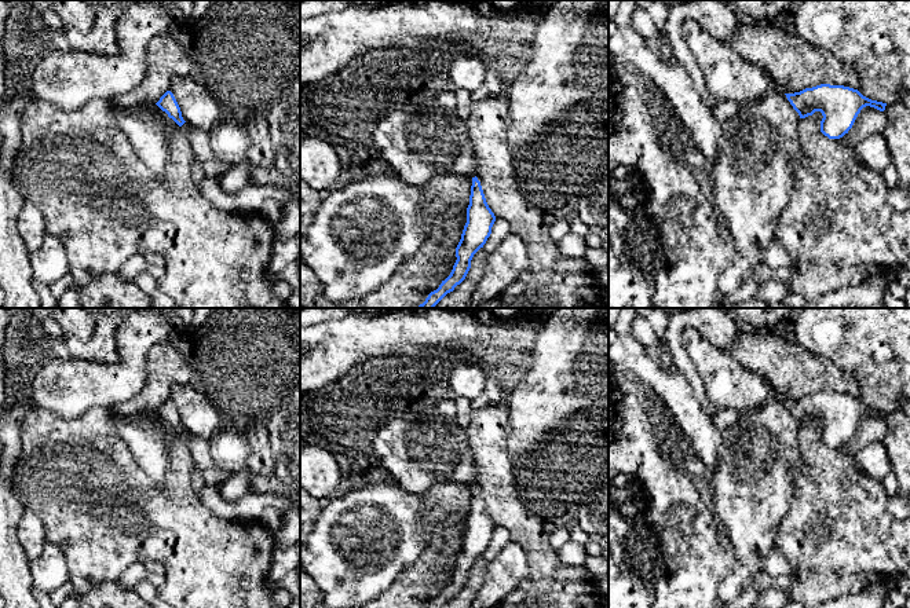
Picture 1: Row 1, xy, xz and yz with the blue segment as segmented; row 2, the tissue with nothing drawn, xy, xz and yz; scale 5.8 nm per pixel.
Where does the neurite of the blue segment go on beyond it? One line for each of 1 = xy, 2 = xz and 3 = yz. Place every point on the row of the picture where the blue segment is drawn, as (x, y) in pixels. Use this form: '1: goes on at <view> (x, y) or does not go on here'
1: does not go on here
2: does not go on here
3: does not go on here

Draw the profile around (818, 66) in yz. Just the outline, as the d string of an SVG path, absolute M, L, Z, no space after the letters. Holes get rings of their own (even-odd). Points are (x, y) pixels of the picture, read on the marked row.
M741 22L728 41L745 59L760 66L783 94L821 84L860 87L856 69L829 50L808 44L783 22Z

